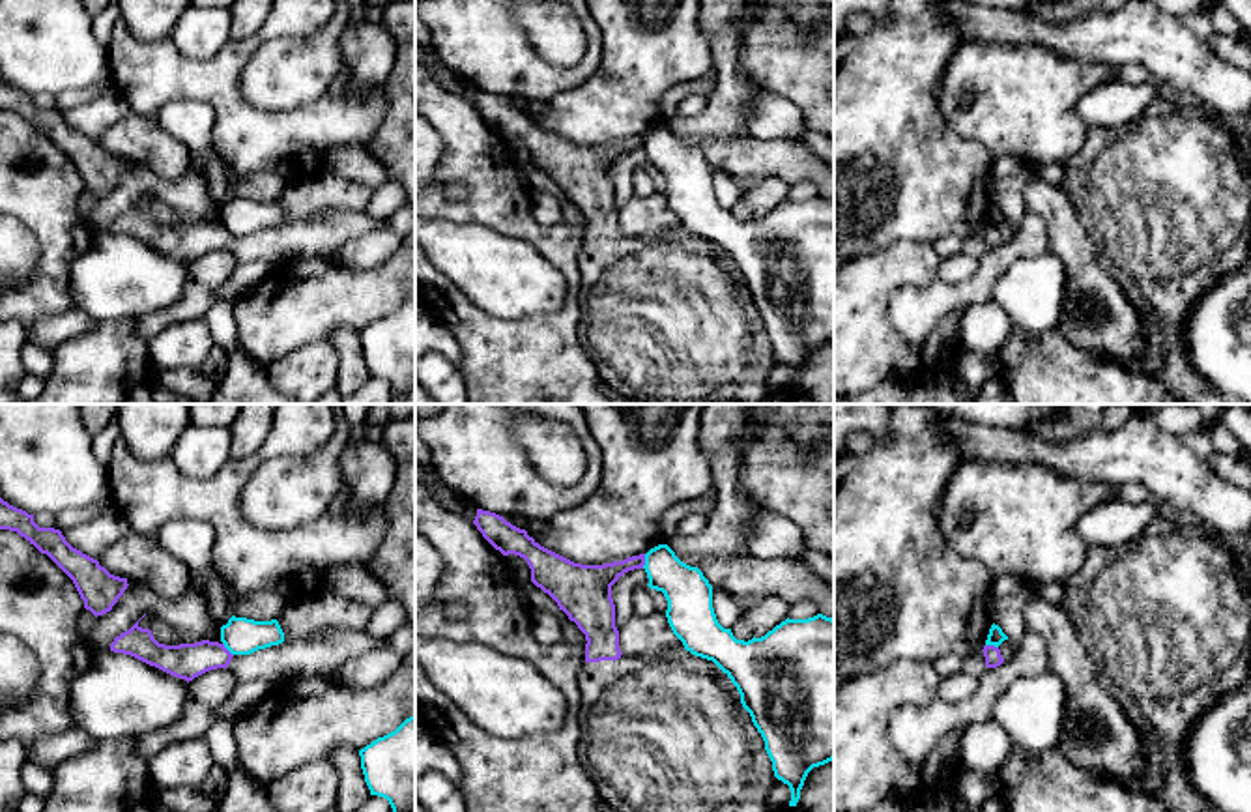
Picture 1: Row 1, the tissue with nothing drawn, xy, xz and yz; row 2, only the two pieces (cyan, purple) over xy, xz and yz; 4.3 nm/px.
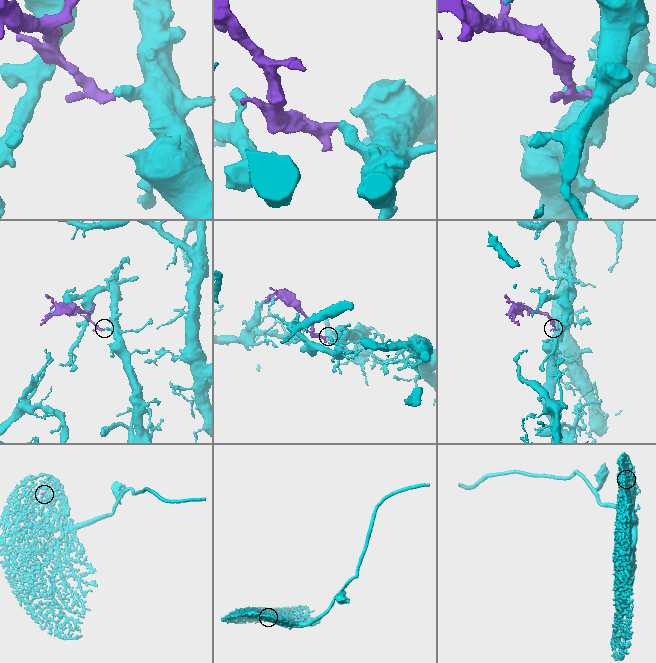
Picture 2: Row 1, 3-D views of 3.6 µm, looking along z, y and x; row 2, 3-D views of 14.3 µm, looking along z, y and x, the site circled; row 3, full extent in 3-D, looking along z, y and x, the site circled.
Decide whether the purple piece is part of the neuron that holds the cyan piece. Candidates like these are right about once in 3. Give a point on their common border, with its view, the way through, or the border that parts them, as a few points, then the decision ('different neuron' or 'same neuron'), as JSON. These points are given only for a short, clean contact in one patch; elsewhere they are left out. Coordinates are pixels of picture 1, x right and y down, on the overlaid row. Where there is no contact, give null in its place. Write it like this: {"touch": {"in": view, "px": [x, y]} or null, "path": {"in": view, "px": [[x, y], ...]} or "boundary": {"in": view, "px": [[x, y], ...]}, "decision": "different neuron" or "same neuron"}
{"touch": {"in": "xz", "px": [646, 562]}, "boundary": {"in": "xz", "px": [[646, 554], [642, 567]]}, "decision": "different neuron"}

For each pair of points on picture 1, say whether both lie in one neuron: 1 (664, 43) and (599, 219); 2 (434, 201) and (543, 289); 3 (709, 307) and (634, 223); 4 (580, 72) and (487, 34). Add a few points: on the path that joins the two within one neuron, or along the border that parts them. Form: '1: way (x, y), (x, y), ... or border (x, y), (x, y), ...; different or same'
1: border (644, 133), (616, 143), (586, 146); different
2: border (434, 217), (483, 223), (503, 234); different
3: border (618, 212), (618, 229), (623, 234), (662, 236); different
4: way (558, 75), (530, 75), (509, 57); same

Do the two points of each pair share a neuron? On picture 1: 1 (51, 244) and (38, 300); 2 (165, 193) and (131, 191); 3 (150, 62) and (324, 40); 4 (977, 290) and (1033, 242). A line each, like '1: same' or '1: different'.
1: same
2: same
3: different
4: same

